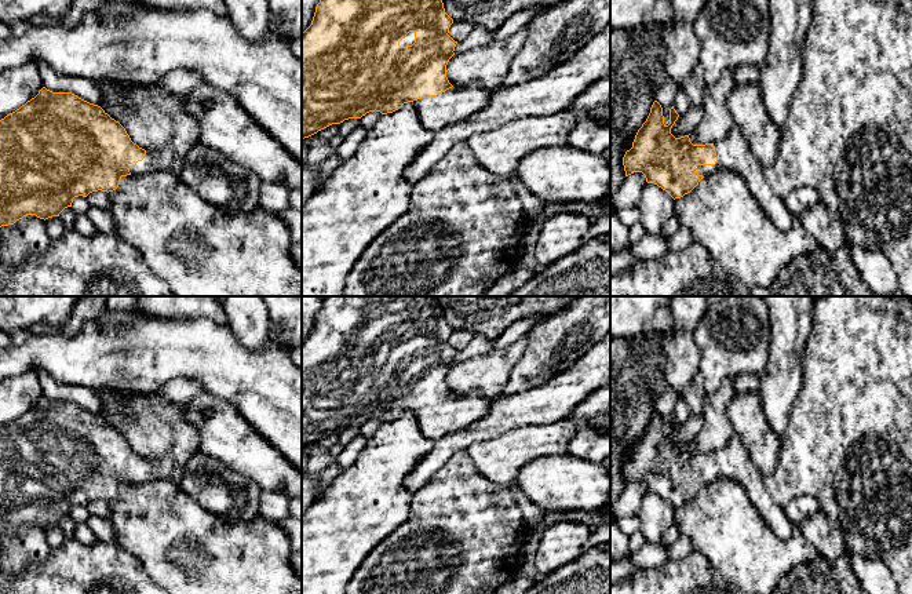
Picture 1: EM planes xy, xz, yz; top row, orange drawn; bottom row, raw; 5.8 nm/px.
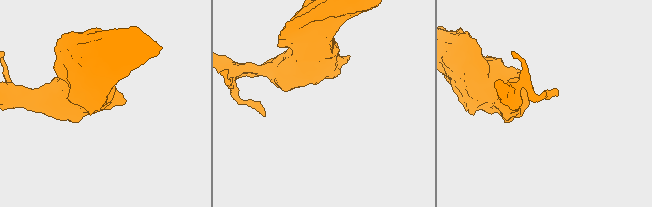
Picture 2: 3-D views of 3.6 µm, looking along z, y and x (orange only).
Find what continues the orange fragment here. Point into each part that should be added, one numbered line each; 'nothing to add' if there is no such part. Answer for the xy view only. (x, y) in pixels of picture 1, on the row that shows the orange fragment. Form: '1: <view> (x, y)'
1: xy (153, 161)

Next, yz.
1: yz (733, 152)

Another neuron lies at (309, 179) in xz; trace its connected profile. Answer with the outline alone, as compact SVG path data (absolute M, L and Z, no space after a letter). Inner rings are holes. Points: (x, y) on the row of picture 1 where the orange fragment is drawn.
M302 164L302 207L317 190L317 175L313 168Z

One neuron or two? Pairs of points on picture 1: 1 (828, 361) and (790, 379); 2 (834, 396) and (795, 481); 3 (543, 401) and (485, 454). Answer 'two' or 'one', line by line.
1: two
2: one
3: two

